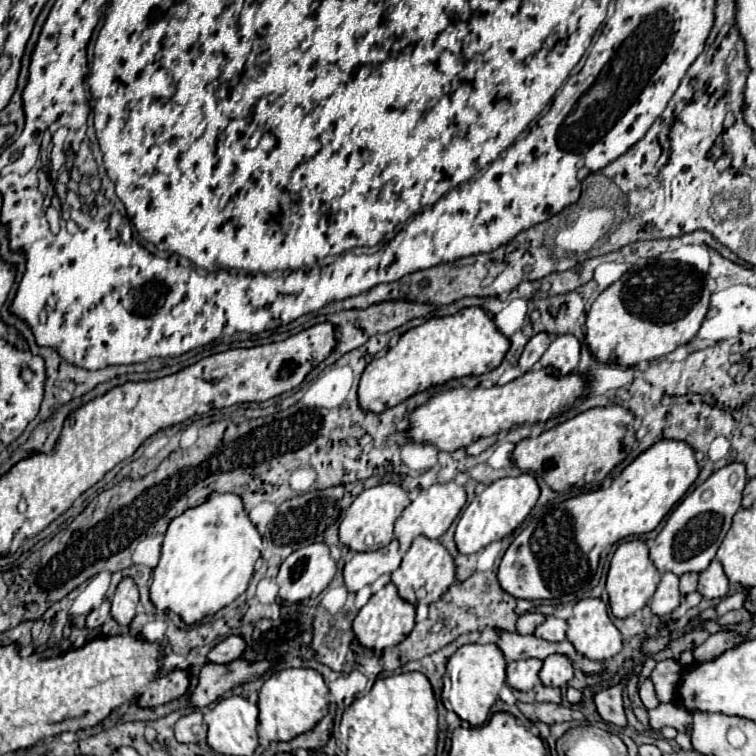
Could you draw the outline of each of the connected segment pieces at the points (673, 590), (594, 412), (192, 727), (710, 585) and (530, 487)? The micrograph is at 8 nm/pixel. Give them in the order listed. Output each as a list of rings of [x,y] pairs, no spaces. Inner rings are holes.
[[[665,572],[649,606],[657,616],[671,614],[679,606],[679,576]]]
[[[603,406],[581,412],[536,438],[525,438],[515,444],[513,462],[521,472],[543,472],[553,490],[567,490],[603,480],[635,448],[633,414],[623,406]]]
[[[197,710],[179,718],[179,722],[175,724],[175,738],[183,744],[200,742],[206,739],[207,729],[203,714]]]
[[[717,558],[711,560],[711,566],[699,574],[699,586],[697,590],[705,598],[723,598],[729,590],[729,580],[723,572],[723,566]]]
[[[519,474],[515,478],[501,478],[489,484],[475,500],[465,506],[457,528],[455,528],[455,544],[461,554],[475,554],[487,544],[495,540],[503,540],[507,534],[511,534],[533,510],[535,502],[539,498],[539,486],[537,480],[531,474]]]

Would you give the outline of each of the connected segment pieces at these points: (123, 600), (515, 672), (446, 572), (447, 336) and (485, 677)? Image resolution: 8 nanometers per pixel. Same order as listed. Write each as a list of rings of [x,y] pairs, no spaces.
[[[125,576],[125,578],[119,582],[119,586],[117,586],[115,594],[113,594],[113,600],[111,600],[111,616],[113,616],[119,624],[127,626],[127,624],[133,620],[133,616],[135,616],[137,602],[139,602],[137,586],[135,586],[133,578]]]
[[[527,658],[507,664],[507,684],[515,690],[531,690],[539,682],[541,660]]]
[[[417,536],[409,552],[403,556],[401,566],[391,574],[391,582],[397,586],[399,596],[407,602],[415,604],[415,590],[421,586],[427,590],[427,602],[433,602],[455,582],[455,564],[449,552],[437,540],[431,540],[427,536]]]
[[[463,308],[457,314],[429,318],[421,326],[407,330],[385,356],[373,358],[359,382],[359,406],[365,412],[383,412],[413,394],[449,380],[485,374],[495,370],[509,350],[509,340],[497,330],[491,316],[477,308]]]
[[[465,644],[447,662],[443,678],[441,700],[448,711],[453,711],[461,720],[481,726],[491,714],[491,706],[497,700],[501,686],[505,684],[505,658],[497,644]]]

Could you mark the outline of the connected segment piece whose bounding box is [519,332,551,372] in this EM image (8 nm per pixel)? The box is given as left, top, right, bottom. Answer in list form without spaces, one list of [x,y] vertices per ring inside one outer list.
[[[547,332],[535,334],[535,336],[527,342],[527,346],[525,346],[525,350],[523,350],[521,358],[519,358],[519,368],[521,368],[521,372],[531,370],[531,368],[535,366],[535,362],[543,356],[543,352],[547,350],[549,344],[551,344],[551,336],[549,336]]]

